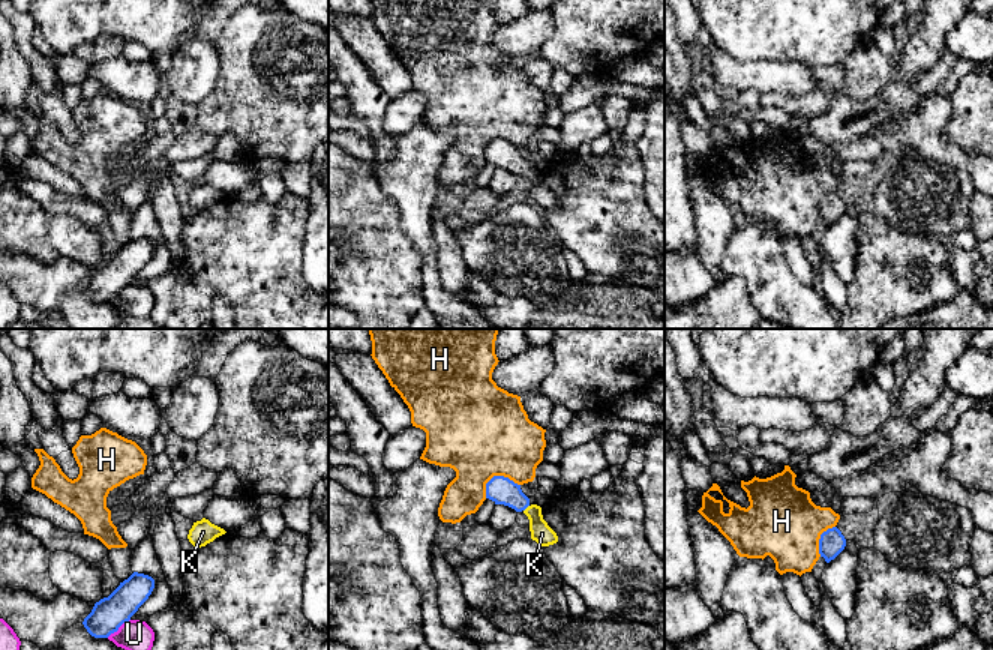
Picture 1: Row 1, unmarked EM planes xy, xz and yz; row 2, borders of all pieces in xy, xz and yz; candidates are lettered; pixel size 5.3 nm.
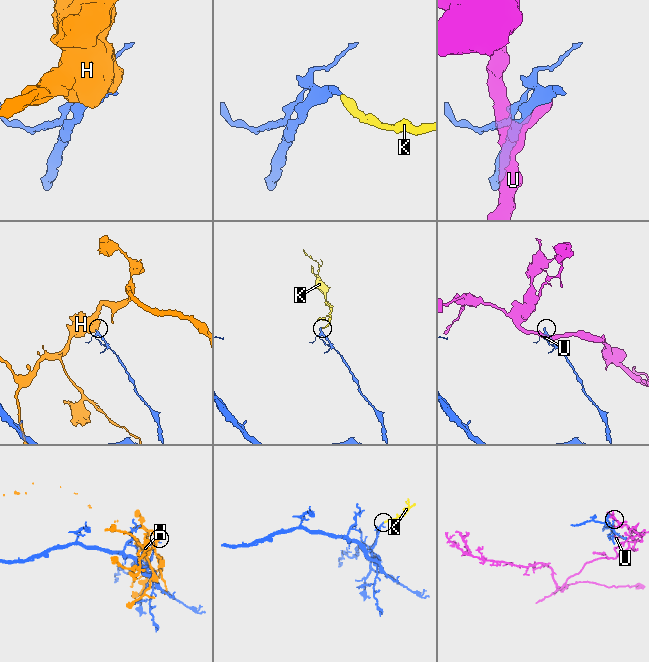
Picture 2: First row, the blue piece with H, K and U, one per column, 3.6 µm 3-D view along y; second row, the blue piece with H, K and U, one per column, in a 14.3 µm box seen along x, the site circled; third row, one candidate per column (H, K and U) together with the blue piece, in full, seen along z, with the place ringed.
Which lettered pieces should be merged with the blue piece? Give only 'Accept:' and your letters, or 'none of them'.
Accept: K

